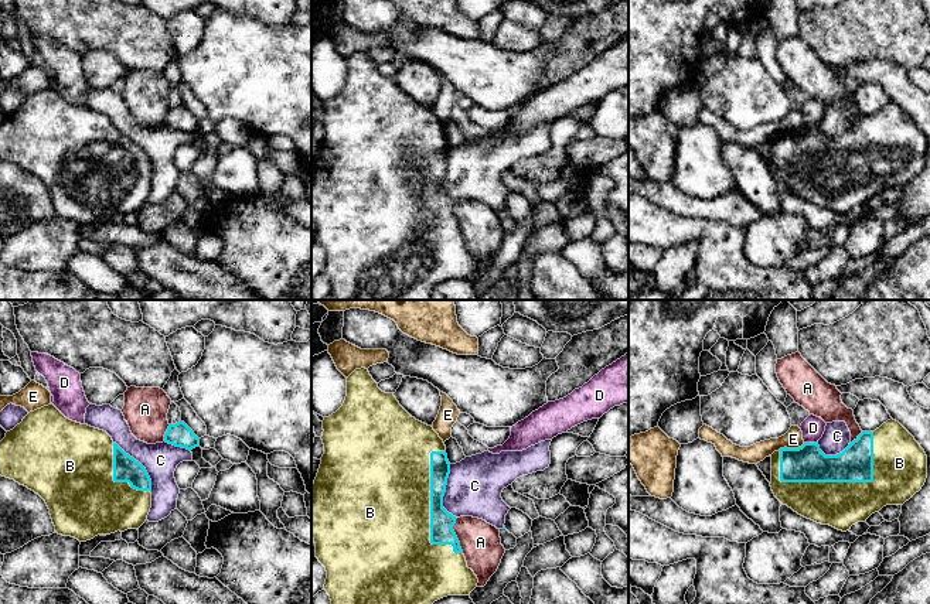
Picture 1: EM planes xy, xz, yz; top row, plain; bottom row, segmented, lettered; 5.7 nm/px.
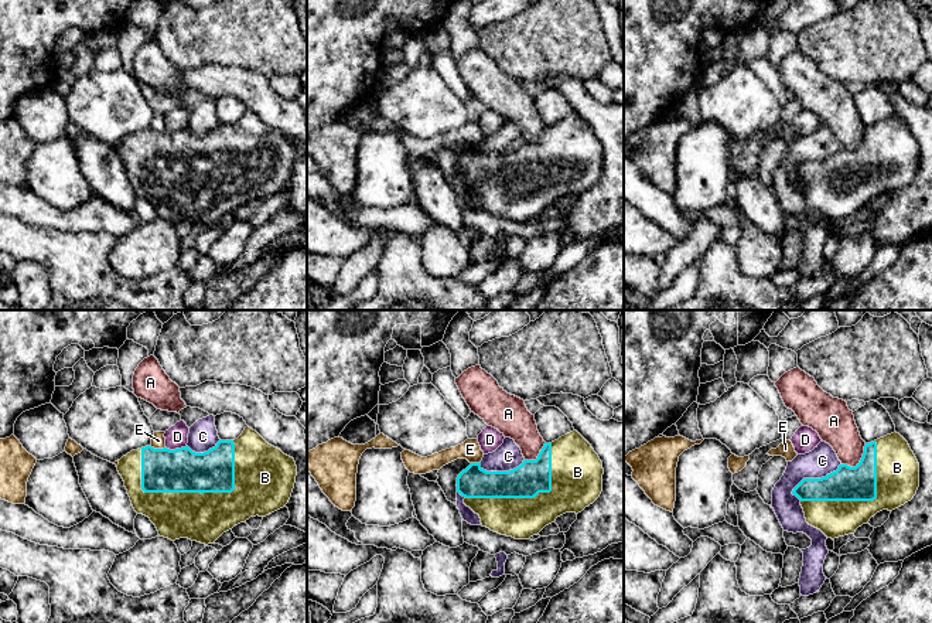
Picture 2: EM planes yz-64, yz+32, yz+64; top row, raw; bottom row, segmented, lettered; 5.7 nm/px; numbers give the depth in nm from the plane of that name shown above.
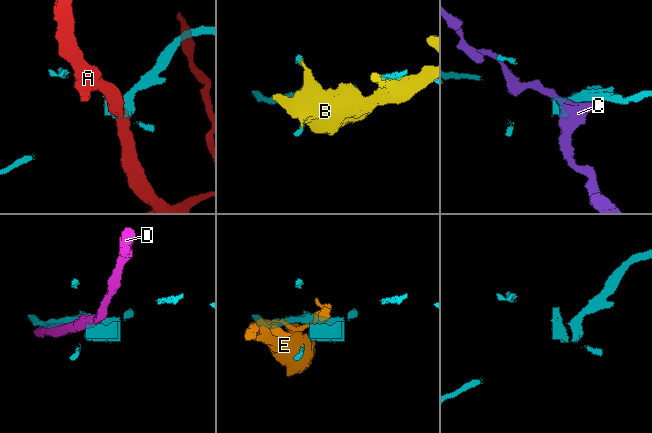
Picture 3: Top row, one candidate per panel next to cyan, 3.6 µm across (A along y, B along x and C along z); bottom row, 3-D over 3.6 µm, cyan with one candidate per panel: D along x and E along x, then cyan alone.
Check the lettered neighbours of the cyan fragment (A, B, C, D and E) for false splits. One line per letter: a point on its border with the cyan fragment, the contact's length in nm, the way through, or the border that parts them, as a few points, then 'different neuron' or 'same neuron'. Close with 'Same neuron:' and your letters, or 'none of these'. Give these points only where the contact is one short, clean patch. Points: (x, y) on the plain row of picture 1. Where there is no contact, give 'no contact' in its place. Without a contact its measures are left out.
A: meets cyan in xz at (455, 218); contact 200 nm long; different neuron
B: meets cyan in yz at (850, 164); contact 600 nm long; same neuron
C: meets cyan in xz at (445, 174); contact 320 nm long; different neuron
D: meets cyan in yz at (810, 126); contact 80 nm long; different neuron
E: meets cyan in yz at (791, 132); contact 160 nm long; different neuron
Same neuron: B

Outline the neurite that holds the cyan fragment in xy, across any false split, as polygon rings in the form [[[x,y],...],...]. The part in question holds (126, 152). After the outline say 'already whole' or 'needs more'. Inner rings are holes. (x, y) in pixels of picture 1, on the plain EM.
[[[52,86],[30,95],[0,124],[0,158],[38,177],[47,187],[55,215],[86,225],[98,218],[139,212],[151,191],[151,163],[146,151],[99,112],[67,102]]]; needs more

